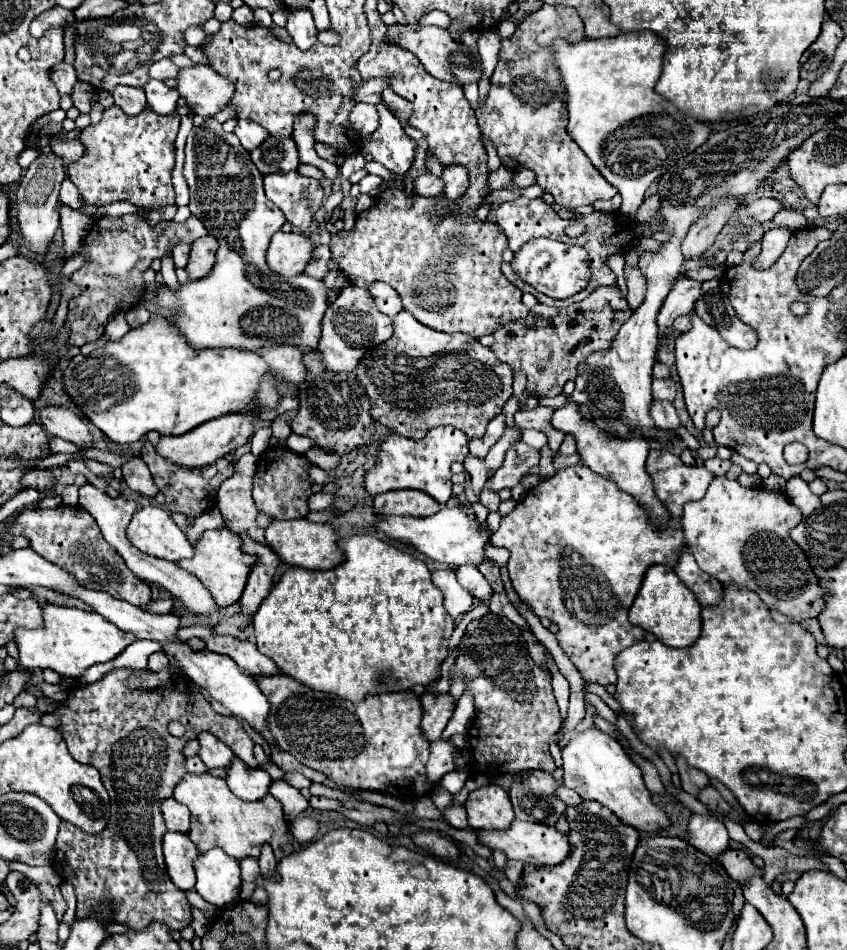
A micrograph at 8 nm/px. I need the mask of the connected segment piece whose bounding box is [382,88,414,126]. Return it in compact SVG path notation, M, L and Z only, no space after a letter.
M384 90L382 92L382 102L390 108L390 112L400 120L400 124L404 126L404 124L408 124L408 118L412 116L412 112L414 112L414 108L412 108L412 104L408 102L408 100L404 100L402 96L398 96L396 92L392 92L392 90Z

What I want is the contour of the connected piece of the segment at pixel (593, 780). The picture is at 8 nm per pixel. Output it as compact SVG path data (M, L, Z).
M590 726L584 732L578 732L564 748L562 748L562 760L564 760L564 786L576 790L584 800L598 800L606 808L614 810L622 822L628 822L634 828L640 828L642 832L658 832L664 826L670 824L664 810L654 806L650 792L644 786L640 768L626 756L620 742L616 742L612 736L604 734L596 726Z

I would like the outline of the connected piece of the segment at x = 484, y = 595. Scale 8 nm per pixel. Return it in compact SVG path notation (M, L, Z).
M462 564L456 568L458 582L478 600L488 600L492 596L492 586L484 578L484 574L474 564Z

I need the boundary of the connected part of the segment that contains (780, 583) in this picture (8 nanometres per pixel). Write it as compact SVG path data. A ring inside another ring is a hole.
M718 476L712 480L706 496L696 502L686 502L680 518L686 546L692 550L698 566L720 580L726 586L742 586L756 592L770 610L778 610L800 622L804 618L816 618L822 610L822 590L804 556L804 552L790 540L788 530L798 524L800 512L780 492L768 492L764 488L742 488L736 480Z

